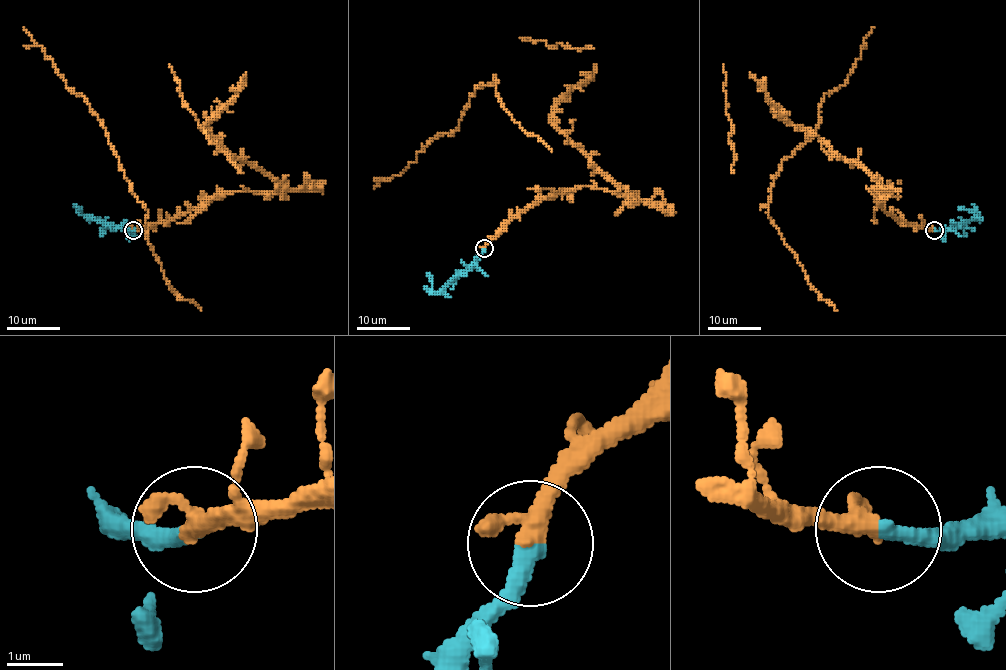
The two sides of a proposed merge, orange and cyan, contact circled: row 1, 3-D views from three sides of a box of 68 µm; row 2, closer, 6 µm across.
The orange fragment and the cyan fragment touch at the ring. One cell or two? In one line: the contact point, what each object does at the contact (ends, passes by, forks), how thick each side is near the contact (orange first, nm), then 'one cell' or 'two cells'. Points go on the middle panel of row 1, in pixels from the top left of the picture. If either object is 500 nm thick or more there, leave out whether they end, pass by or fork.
(484, 248) | orange passes by | cyan ends | 280/320 nm | one cell

